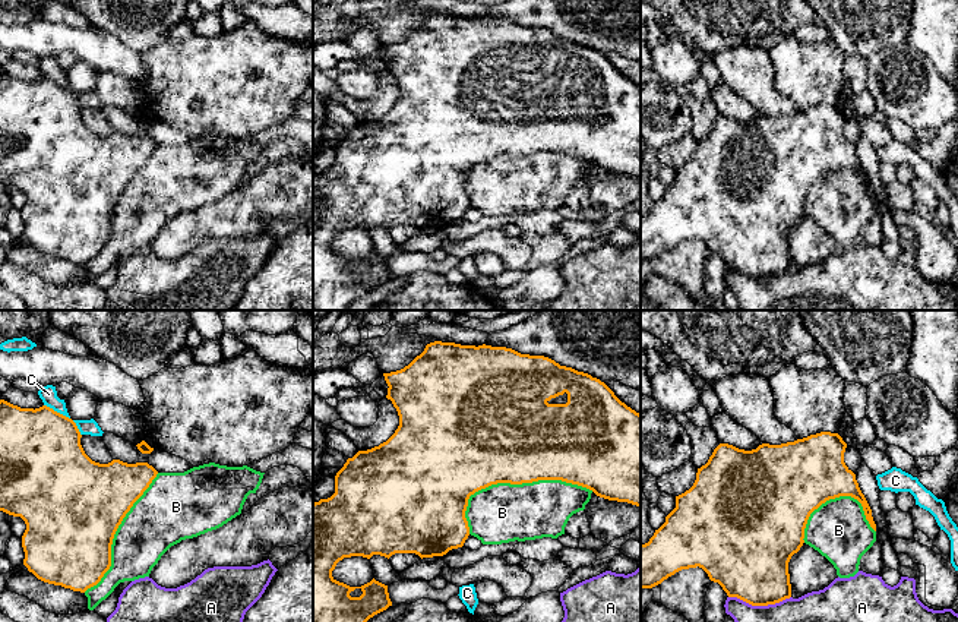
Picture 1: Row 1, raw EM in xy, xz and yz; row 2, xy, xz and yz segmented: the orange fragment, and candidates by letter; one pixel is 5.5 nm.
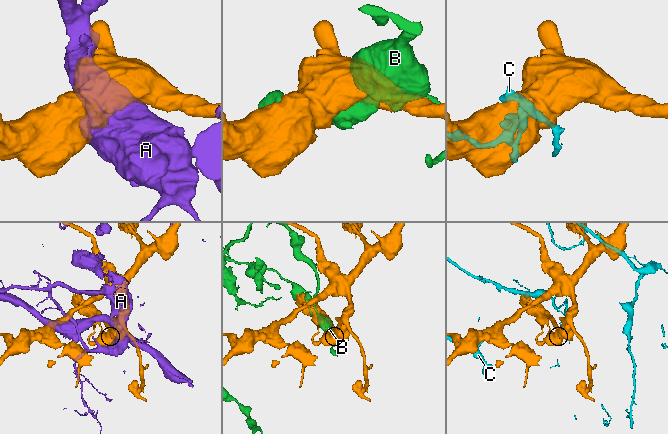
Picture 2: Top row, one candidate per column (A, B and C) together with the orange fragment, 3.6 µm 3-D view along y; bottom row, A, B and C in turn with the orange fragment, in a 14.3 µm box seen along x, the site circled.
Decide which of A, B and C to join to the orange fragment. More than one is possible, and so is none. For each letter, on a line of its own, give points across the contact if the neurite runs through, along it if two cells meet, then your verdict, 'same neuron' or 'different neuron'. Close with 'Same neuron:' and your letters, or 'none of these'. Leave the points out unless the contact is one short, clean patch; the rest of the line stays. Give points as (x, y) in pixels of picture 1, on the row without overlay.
A: different neuron
B: different neuron
C: different neuron
Same neuron: none of these

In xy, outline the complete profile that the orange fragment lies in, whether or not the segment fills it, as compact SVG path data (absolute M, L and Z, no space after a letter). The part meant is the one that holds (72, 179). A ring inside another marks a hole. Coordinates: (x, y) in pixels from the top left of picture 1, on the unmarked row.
M0 72L0 183L20 189L26 196L22 208L23 237L44 255L85 265L110 241L114 206L158 143L148 135L95 135L85 126L80 110L72 91L47 78L20 80Z

